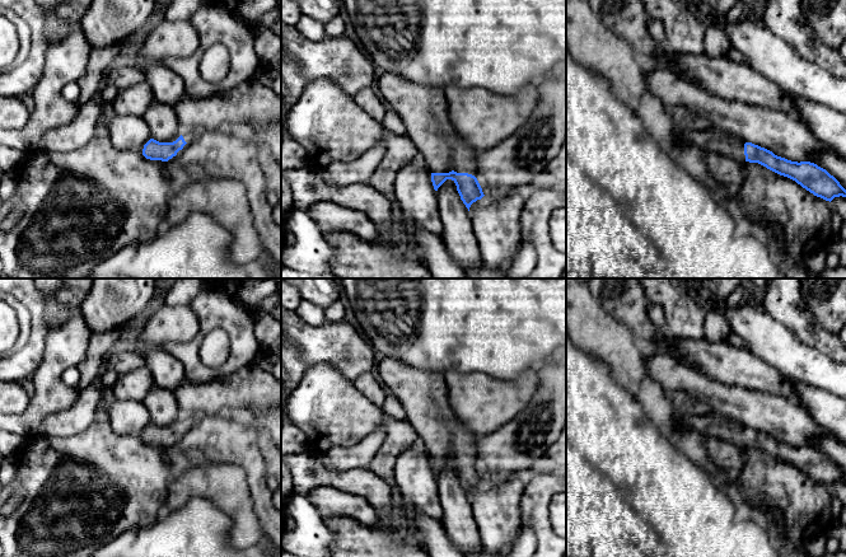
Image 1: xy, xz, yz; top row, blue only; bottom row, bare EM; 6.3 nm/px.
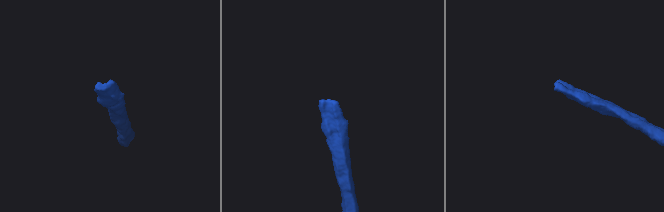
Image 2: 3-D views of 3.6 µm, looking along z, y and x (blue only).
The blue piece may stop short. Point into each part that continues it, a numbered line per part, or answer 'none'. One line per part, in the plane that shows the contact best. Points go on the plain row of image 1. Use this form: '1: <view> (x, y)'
1: xz (424, 394)

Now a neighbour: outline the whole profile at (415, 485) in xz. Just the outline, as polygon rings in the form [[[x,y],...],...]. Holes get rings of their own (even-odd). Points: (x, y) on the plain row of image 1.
[[[420,440],[398,455],[392,485],[397,507],[402,514],[420,512],[443,521],[443,509],[431,457]]]

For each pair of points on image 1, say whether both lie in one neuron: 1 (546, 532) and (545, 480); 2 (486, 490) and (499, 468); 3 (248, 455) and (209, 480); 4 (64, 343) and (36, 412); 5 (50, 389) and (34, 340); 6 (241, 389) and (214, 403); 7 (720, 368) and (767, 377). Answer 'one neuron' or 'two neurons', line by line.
1: one neuron
2: two neurons
3: two neurons
4: one neuron
5: two neurons
6: one neuron
7: one neuron

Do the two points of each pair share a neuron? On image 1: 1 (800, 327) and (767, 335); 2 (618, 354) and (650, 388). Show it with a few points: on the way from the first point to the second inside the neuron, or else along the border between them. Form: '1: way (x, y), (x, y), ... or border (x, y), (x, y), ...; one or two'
1: border (765, 312), (781, 322), (804, 343), (813, 347); two
2: way (626, 363), (643, 379); one

